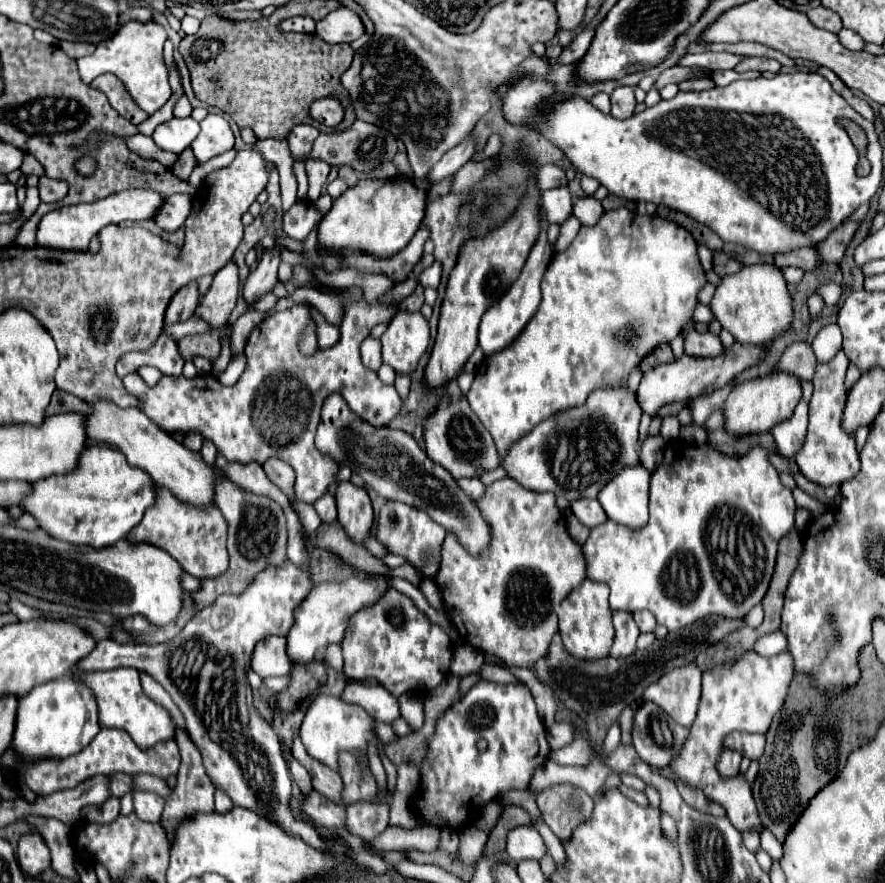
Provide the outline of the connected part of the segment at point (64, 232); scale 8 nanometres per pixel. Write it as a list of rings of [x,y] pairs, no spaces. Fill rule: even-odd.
[[[127,189],[119,191],[115,195],[109,195],[101,201],[95,203],[83,203],[83,205],[73,205],[73,207],[63,207],[49,211],[47,215],[41,217],[41,223],[37,227],[37,245],[41,247],[51,247],[51,249],[87,249],[89,241],[93,235],[97,235],[103,225],[109,223],[123,223],[123,221],[139,221],[147,219],[153,215],[157,205],[161,203],[161,195],[149,189]]]

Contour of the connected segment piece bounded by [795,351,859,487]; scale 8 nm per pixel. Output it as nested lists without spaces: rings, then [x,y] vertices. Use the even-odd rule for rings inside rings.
[[[839,351],[831,361],[817,365],[817,371],[813,377],[815,391],[813,391],[813,397],[809,403],[807,437],[805,437],[803,449],[795,455],[799,471],[809,481],[813,481],[821,487],[841,485],[843,481],[855,477],[859,471],[859,455],[855,449],[855,439],[839,427],[843,407],[845,407],[845,397],[847,397],[847,391],[843,387],[847,365],[849,365],[849,361],[847,361],[847,355],[843,351]]]

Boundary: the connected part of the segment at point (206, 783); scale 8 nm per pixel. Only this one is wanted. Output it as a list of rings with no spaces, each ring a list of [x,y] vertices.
[[[181,727],[175,729],[175,741],[179,745],[181,751],[181,767],[179,767],[179,777],[177,777],[177,785],[175,785],[175,793],[165,801],[165,811],[161,817],[161,825],[167,831],[167,839],[171,841],[171,833],[177,825],[177,821],[185,815],[193,815],[195,811],[213,811],[213,793],[215,787],[211,783],[211,779],[207,777],[203,763],[201,763],[201,753],[197,751],[195,743],[189,739],[189,733]]]

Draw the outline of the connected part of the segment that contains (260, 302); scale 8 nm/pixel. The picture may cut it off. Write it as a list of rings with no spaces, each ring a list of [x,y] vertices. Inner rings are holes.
[[[267,291],[255,301],[255,311],[271,311],[277,305],[277,301],[279,297],[273,291]]]

